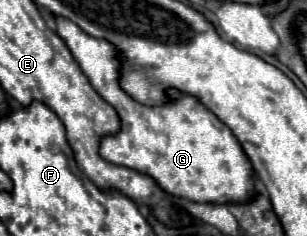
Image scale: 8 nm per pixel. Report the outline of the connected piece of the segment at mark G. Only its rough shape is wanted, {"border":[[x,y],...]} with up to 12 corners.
{"border":[[56,34],[120,116],[100,156],[194,202],[246,202],[238,140],[176,88],[160,106],[118,84],[114,44]]}

